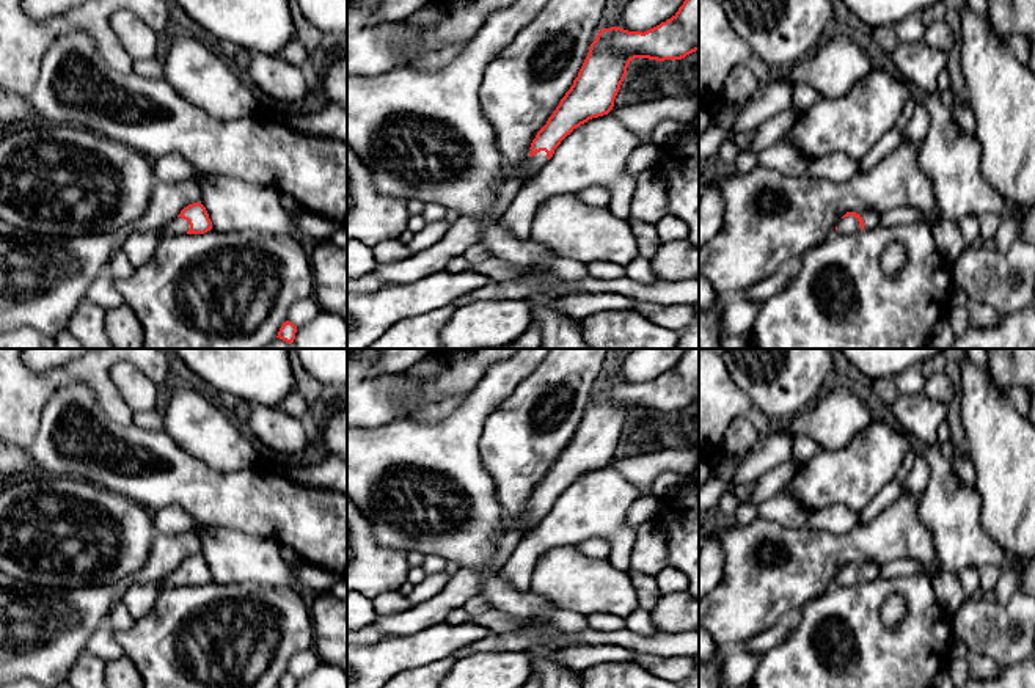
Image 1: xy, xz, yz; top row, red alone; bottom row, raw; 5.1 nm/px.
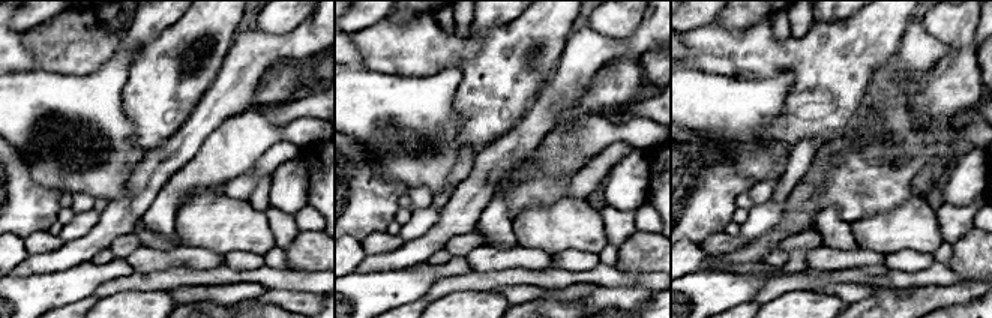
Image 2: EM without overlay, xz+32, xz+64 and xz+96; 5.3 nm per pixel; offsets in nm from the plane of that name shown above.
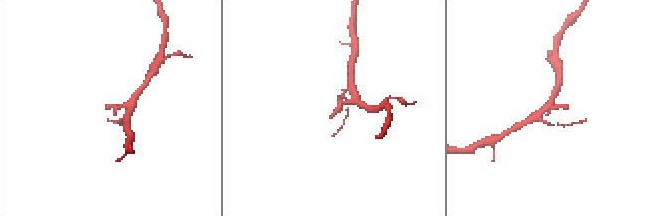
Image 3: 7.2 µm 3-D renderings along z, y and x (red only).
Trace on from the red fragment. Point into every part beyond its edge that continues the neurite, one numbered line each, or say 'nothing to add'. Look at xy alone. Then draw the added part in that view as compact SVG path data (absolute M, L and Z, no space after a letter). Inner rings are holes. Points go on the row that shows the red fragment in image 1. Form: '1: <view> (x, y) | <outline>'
1: xy (176, 226) | M177 217L171 220L168 225L165 225L162 236L181 236L185 234L188 229L190 229L188 221Z

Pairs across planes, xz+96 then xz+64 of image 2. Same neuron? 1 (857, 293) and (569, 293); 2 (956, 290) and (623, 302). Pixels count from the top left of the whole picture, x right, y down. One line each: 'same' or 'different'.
1: same
2: same

